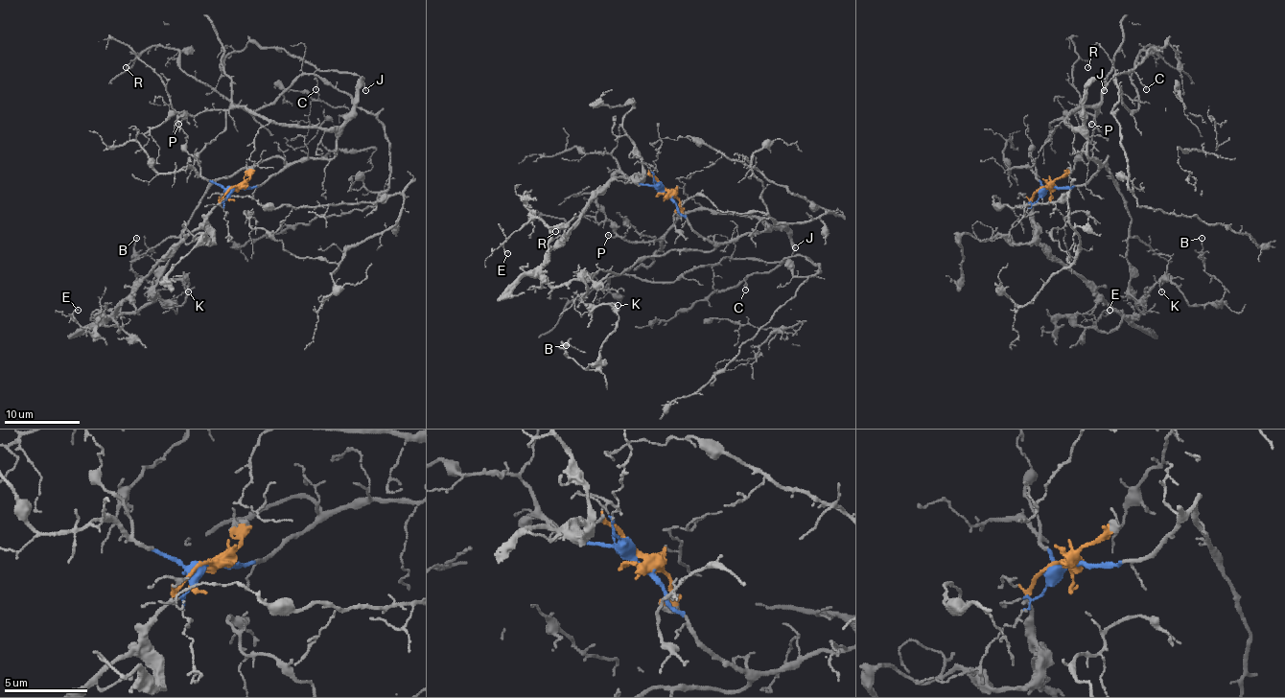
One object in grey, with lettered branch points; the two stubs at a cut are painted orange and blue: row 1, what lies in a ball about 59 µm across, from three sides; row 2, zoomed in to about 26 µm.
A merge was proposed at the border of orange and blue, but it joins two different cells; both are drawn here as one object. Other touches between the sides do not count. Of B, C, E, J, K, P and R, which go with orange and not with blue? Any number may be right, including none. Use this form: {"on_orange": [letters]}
{"on_orange": ["B", "E", "K"]}

